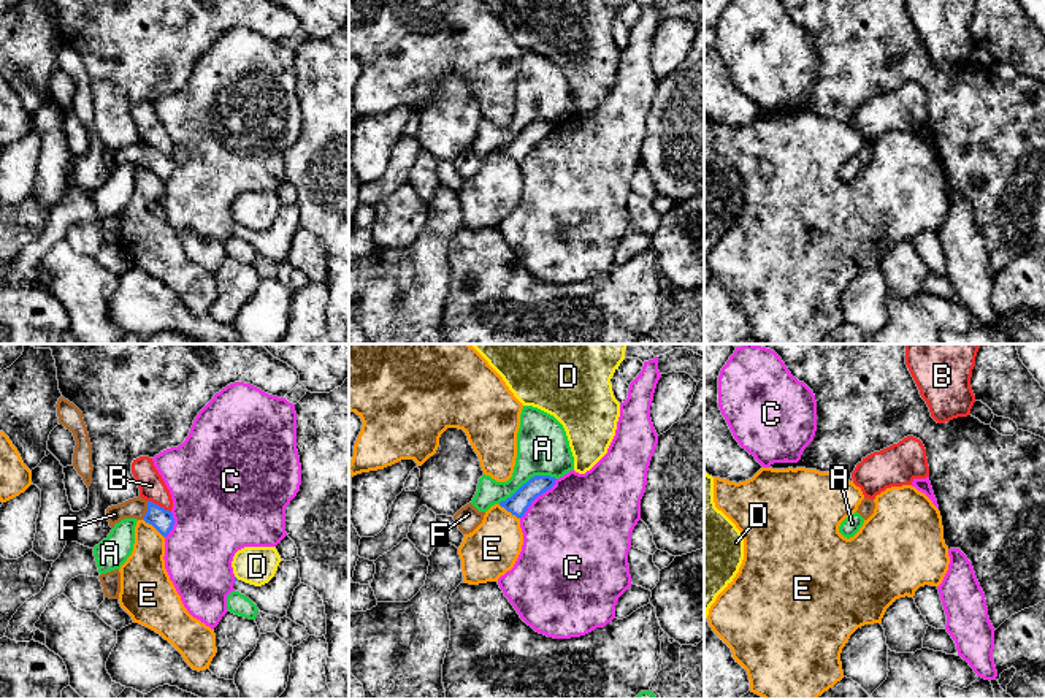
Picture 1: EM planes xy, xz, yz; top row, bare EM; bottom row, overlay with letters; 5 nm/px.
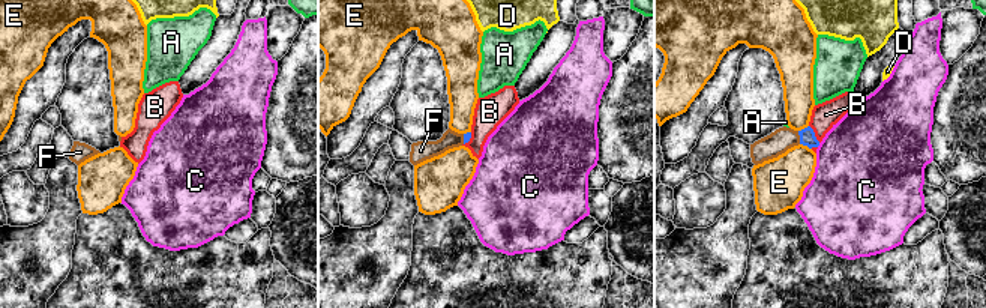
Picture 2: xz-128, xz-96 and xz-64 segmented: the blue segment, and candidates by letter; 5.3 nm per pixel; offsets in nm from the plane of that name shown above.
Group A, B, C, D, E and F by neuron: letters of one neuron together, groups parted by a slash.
A / B / C / D / E / F

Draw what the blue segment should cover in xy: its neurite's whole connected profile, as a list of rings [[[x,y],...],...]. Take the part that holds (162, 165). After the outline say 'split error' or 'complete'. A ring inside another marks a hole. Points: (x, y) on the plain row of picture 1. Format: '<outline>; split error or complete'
[[[141,141],[108,152],[106,162],[111,173],[114,173],[114,170],[124,163],[144,165],[146,168],[152,170],[163,182],[170,179],[174,170],[173,159],[170,155],[165,155],[152,146],[146,146]]]; split error

